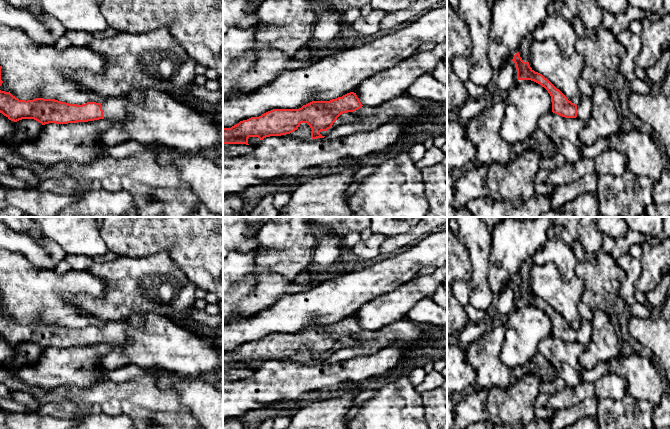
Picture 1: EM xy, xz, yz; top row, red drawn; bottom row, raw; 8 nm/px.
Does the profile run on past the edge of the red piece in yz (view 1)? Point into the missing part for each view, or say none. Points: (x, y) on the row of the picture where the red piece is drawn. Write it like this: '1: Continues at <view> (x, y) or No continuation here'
1: Continues at yz (584, 108)

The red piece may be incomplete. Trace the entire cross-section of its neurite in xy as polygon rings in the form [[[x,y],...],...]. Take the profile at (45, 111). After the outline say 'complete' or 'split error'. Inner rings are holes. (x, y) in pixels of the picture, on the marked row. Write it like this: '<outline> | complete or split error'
[[[0,90],[0,113],[9,120],[34,119],[42,125],[68,124],[99,119],[124,120],[129,101],[126,96],[103,98],[101,103],[69,104],[55,99],[19,100],[10,91]]] | split error

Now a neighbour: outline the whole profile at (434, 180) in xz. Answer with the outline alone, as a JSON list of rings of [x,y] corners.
[[[447,153],[439,164],[423,168],[422,173],[429,204],[426,217],[447,217]]]

